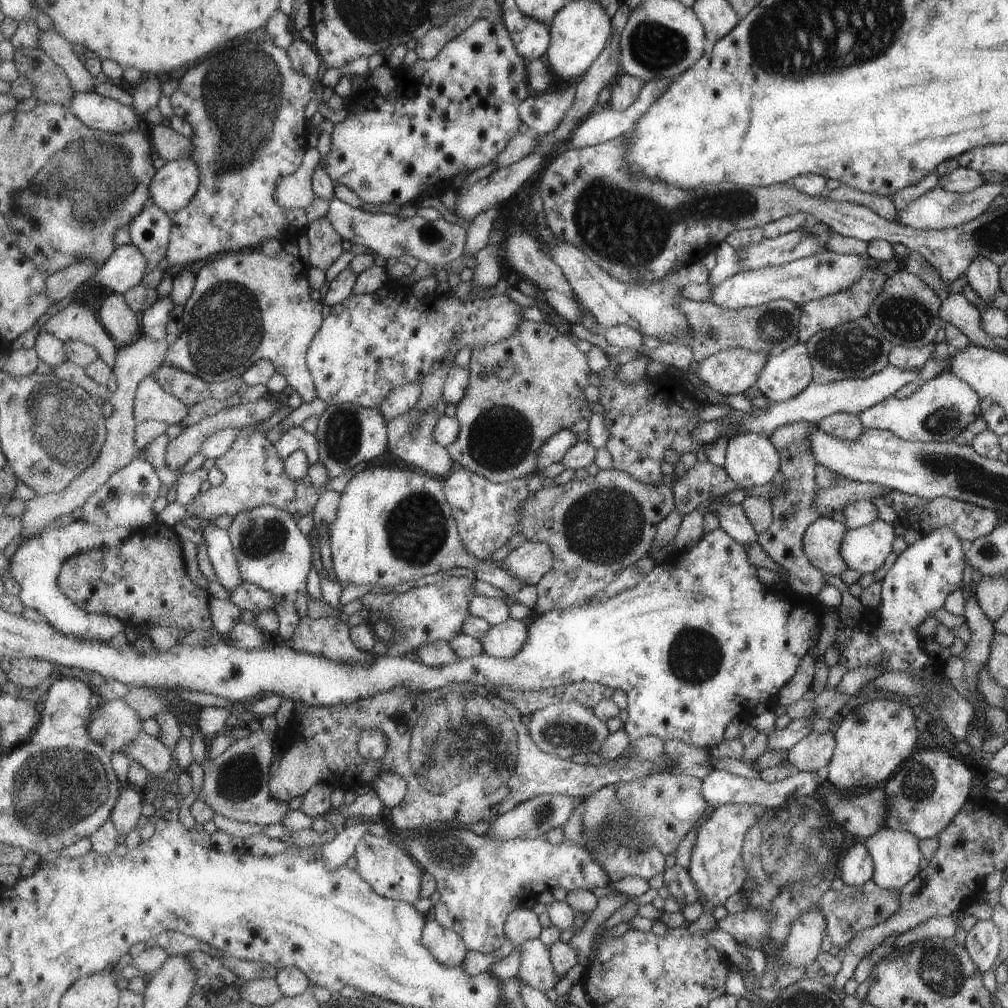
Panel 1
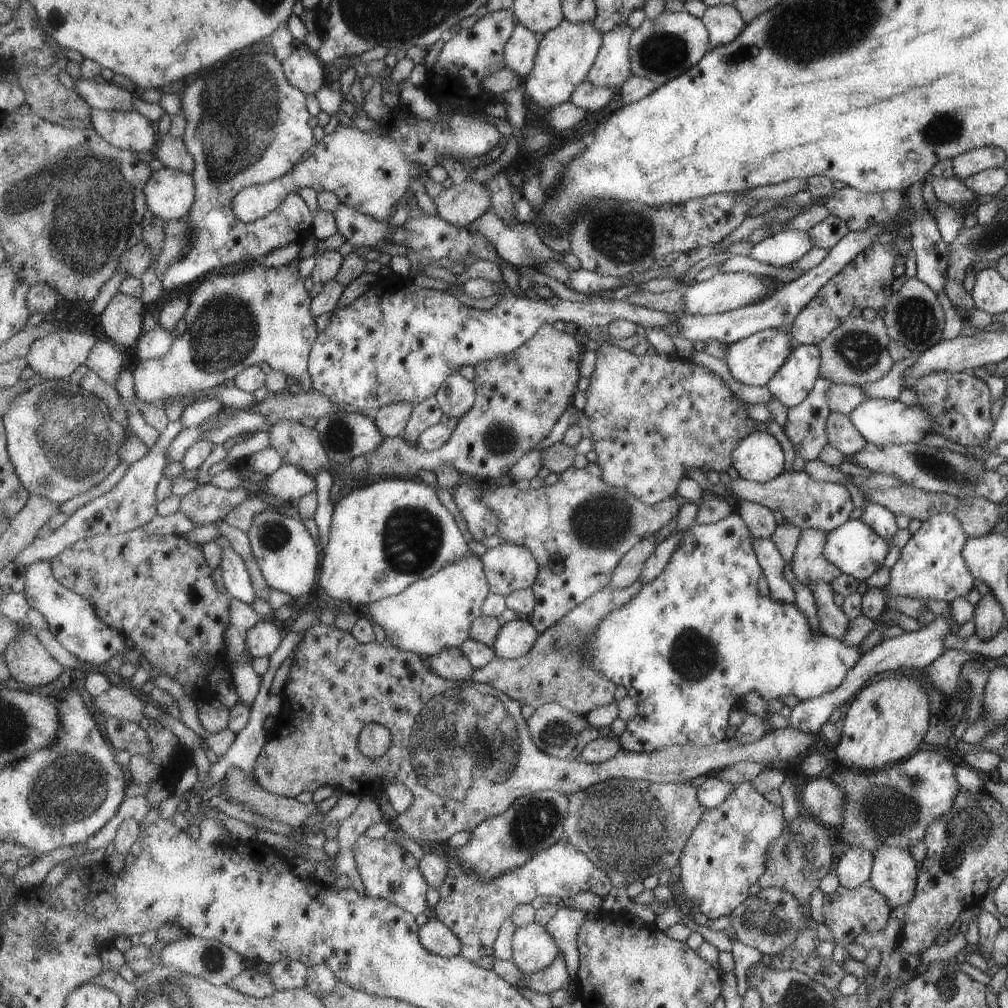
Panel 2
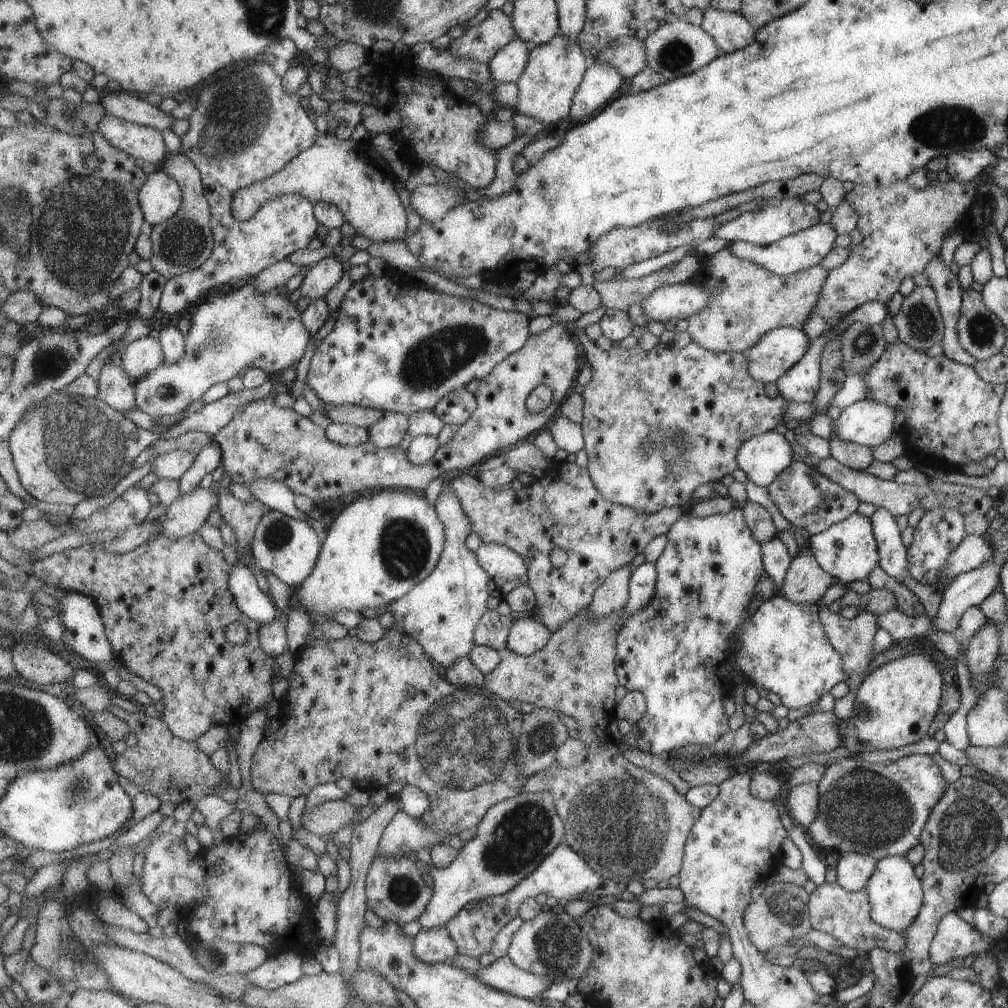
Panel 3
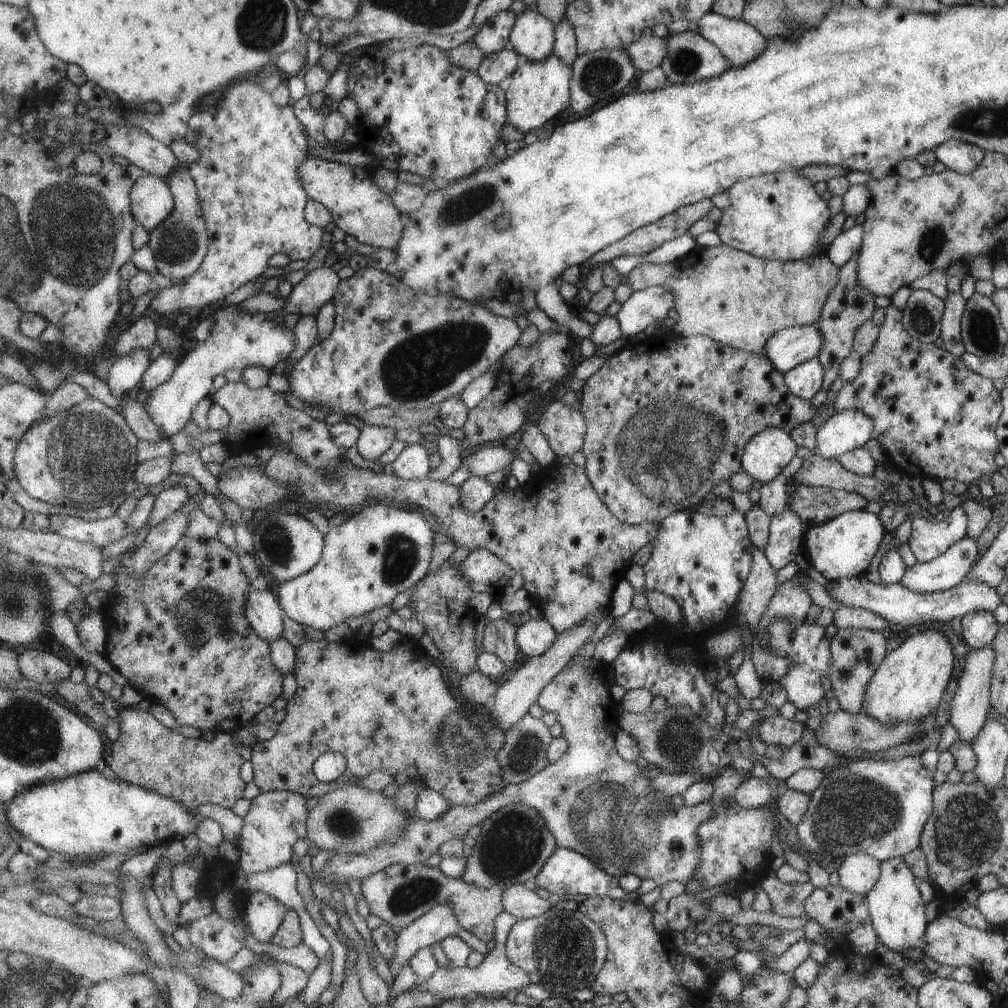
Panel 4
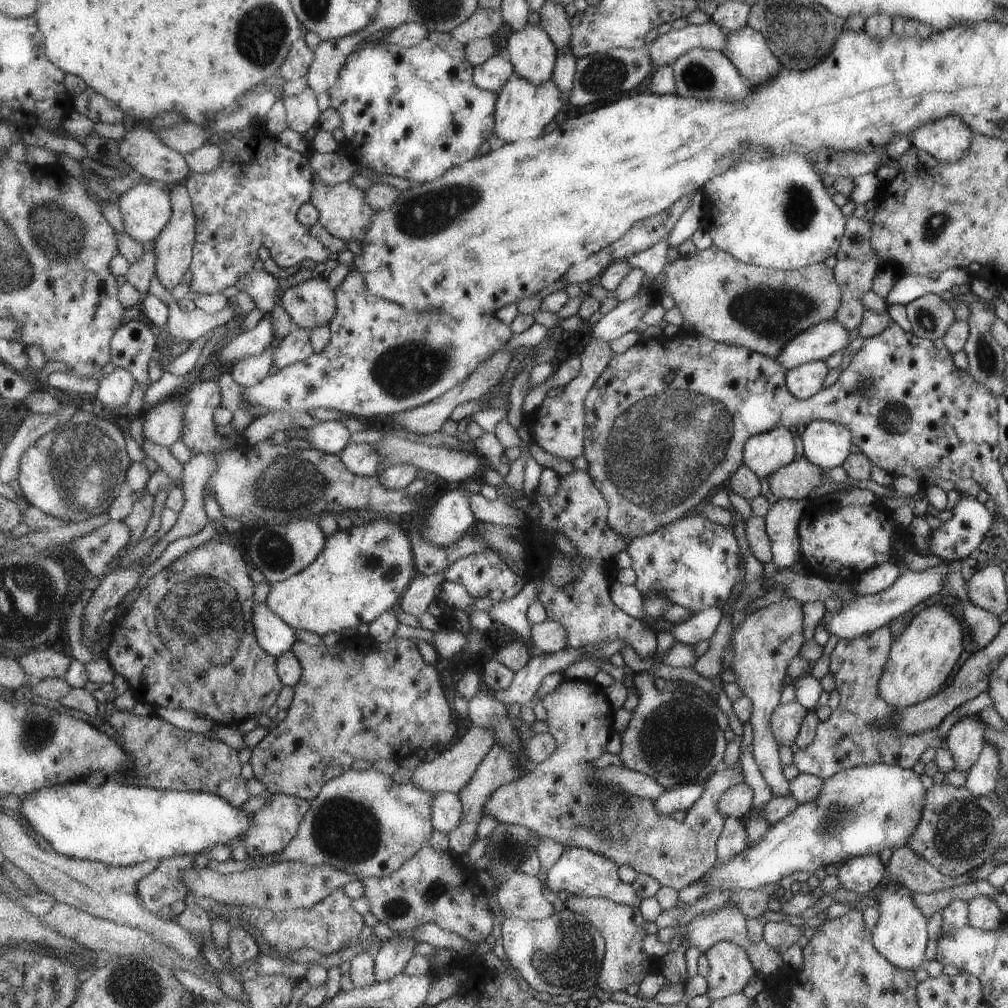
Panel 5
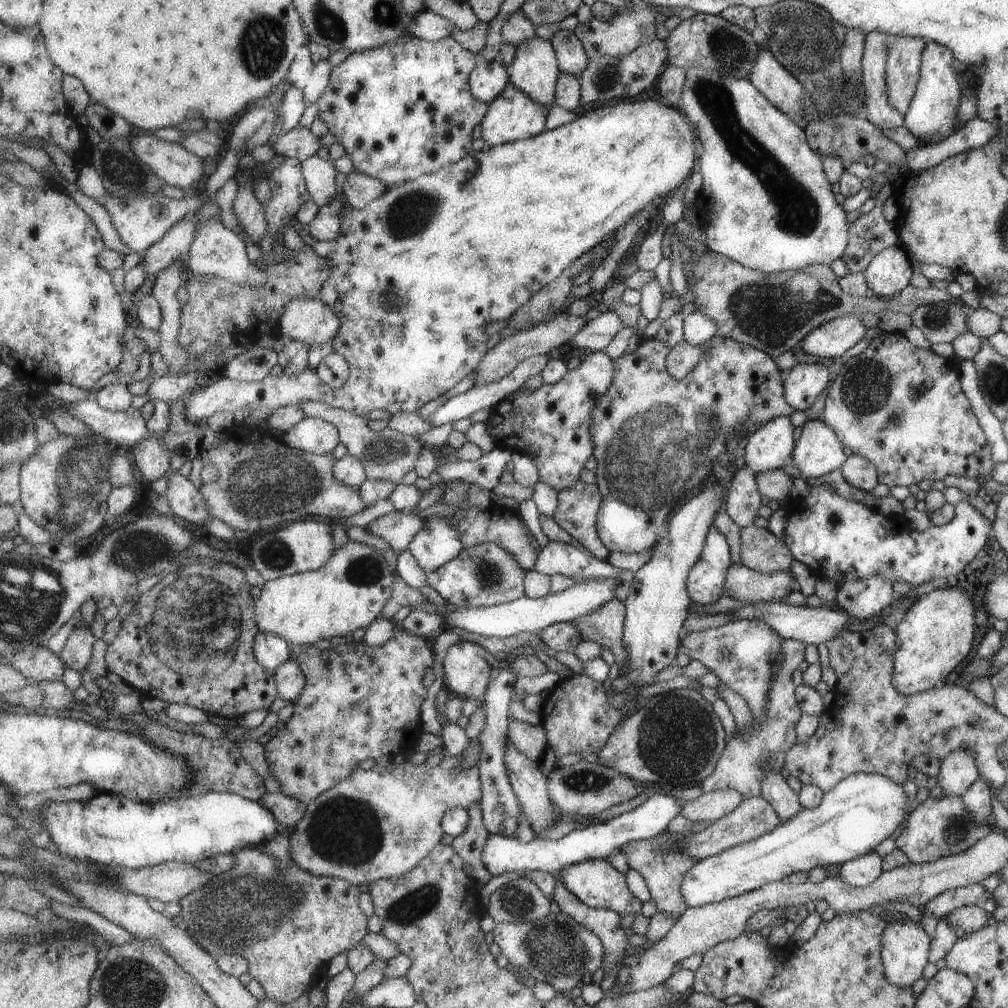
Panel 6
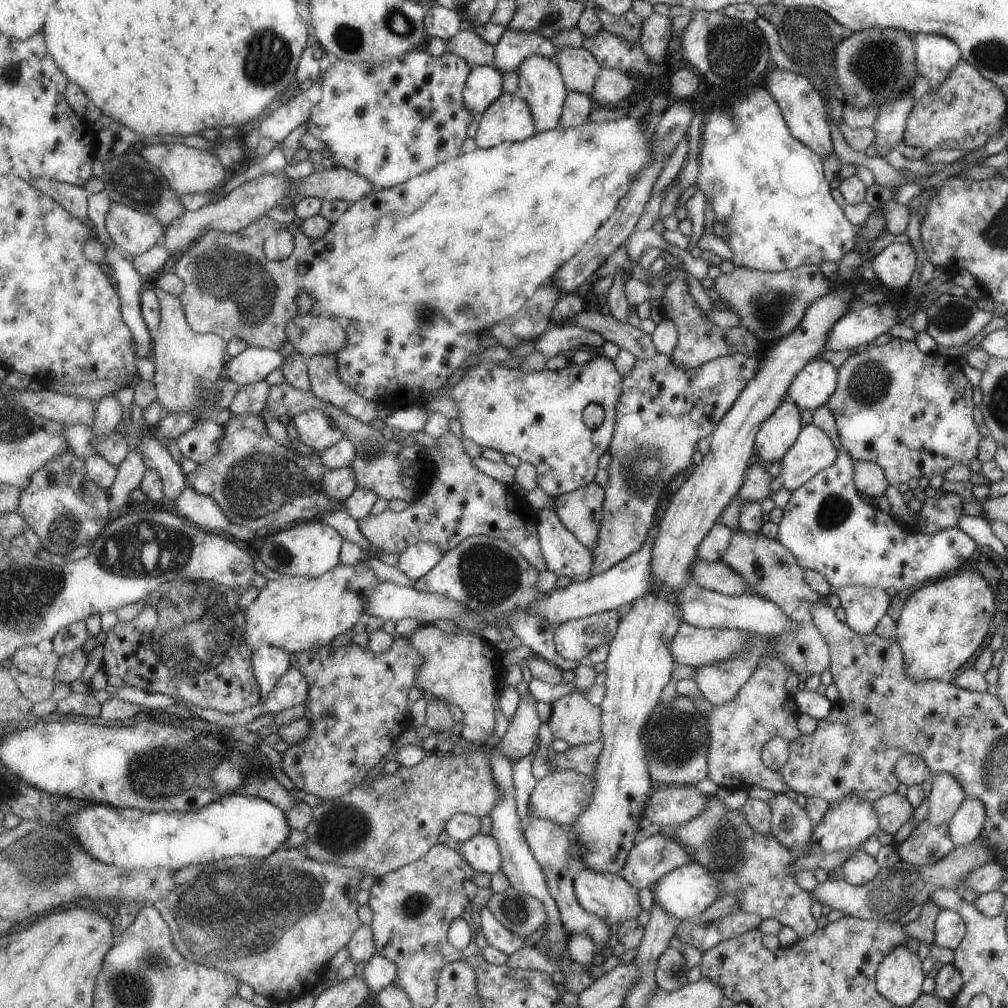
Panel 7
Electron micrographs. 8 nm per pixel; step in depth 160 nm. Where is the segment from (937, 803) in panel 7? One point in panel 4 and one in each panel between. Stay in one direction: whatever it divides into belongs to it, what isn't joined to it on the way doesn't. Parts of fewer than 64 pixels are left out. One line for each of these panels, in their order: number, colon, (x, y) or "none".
4: (969, 705)
5: (965, 738)
6: (957, 771)

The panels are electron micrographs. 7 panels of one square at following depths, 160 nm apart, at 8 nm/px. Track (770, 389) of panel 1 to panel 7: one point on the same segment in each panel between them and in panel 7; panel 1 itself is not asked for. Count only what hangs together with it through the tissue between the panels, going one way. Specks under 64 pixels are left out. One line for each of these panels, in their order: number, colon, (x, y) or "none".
2: (793, 381)
3: (800, 383)
4: (803, 380)
5: (801, 381)
6: (801, 383)
7: (815, 383)

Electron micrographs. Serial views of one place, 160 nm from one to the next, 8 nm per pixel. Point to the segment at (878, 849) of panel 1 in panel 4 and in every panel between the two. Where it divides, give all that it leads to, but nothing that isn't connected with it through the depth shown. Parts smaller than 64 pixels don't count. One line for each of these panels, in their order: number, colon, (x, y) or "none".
2: (892, 874)
3: (894, 895)
4: (896, 912)

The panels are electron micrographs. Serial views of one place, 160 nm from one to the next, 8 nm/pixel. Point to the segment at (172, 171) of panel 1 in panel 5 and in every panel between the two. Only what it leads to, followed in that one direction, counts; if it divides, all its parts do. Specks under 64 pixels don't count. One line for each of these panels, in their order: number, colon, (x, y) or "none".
2: (171, 195)
3: (161, 196)
4: (153, 201)
5: (146, 207)

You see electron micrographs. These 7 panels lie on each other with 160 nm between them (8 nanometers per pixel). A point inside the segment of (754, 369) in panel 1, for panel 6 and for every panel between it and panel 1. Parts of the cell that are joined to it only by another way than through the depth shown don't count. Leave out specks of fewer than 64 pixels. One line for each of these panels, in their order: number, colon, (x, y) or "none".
2: (753, 360)
3: (779, 349)
4: (791, 346)
5: (817, 342)
6: (834, 337)

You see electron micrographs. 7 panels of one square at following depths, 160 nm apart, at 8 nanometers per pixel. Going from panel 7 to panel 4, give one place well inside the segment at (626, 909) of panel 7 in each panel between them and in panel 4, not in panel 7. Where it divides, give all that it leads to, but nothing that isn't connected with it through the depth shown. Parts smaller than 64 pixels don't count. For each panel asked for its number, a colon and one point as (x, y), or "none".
4: (568, 872)
5: (579, 871)
6: (596, 882)

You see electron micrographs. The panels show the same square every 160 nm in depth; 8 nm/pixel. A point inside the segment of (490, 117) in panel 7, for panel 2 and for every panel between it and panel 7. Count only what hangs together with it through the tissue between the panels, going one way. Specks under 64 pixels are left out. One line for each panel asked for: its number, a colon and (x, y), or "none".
2: (566, 55)
3: (554, 72)
4: (537, 92)
5: (523, 110)
6: (514, 115)

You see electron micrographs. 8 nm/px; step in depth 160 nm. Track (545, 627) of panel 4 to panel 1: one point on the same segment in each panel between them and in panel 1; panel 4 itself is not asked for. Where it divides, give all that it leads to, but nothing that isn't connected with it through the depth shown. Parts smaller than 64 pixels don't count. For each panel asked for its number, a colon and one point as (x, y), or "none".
1: (504, 640)
2: (517, 637)
3: (527, 636)

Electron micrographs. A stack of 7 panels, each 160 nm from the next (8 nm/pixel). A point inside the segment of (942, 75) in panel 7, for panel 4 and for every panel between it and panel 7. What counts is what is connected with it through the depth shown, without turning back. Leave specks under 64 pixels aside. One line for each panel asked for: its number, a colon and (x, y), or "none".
4: (960, 157)
5: (947, 139)
6: (931, 116)

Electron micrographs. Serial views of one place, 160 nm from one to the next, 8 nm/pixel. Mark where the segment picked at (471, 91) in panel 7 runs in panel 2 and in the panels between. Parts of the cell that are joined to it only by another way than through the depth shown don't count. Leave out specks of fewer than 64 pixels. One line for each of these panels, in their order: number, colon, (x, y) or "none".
2: (522, 50)
3: (508, 65)
4: (496, 69)
5: (492, 75)
6: (489, 79)

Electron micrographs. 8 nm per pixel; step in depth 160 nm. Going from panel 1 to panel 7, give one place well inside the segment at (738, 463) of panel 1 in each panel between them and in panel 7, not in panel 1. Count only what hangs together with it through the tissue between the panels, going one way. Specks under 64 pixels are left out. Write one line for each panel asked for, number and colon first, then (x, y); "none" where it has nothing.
2: (759, 458)
3: (761, 457)
4: (766, 454)
5: (765, 452)
6: (768, 446)
7: (777, 434)

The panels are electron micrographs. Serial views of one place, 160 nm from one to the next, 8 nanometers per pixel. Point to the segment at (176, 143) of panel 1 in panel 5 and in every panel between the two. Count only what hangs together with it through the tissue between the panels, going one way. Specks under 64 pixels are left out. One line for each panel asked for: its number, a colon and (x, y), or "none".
2: (172, 152)
3: (186, 241)
4: (180, 243)
5: (175, 247)

